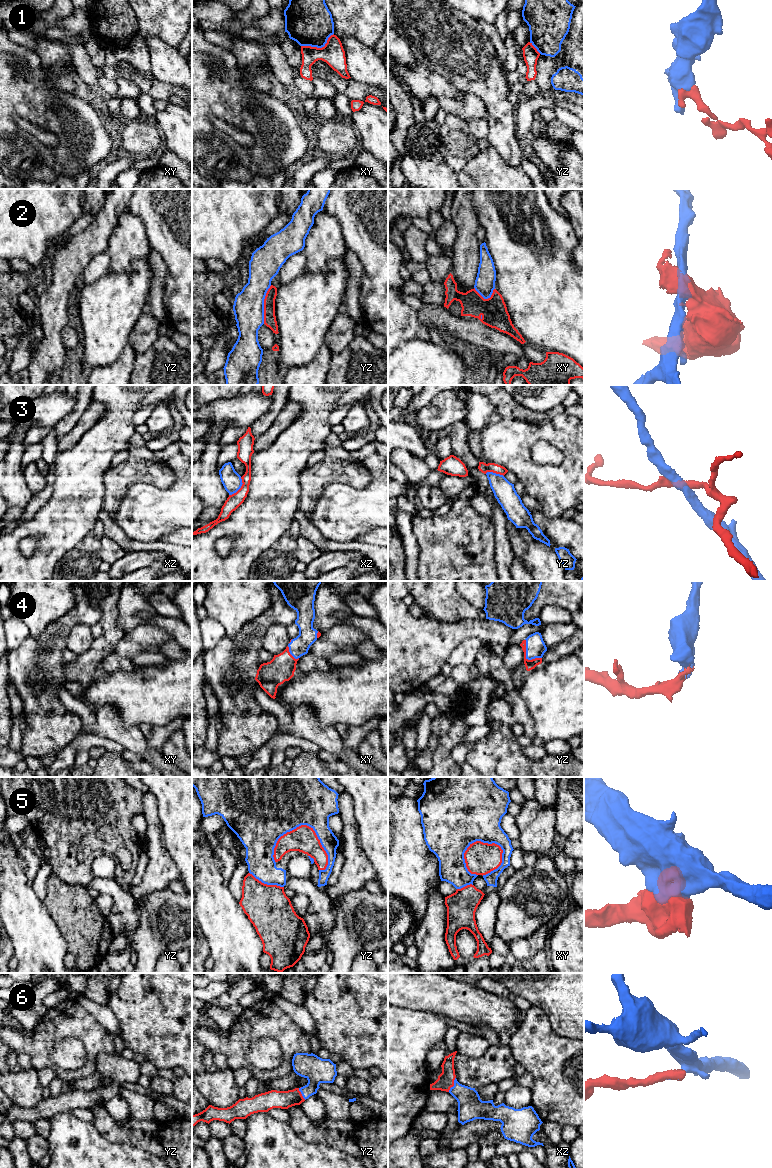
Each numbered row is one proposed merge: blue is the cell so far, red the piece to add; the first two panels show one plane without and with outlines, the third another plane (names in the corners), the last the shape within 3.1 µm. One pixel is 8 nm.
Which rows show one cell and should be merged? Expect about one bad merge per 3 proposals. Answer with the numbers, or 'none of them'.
4, 6

